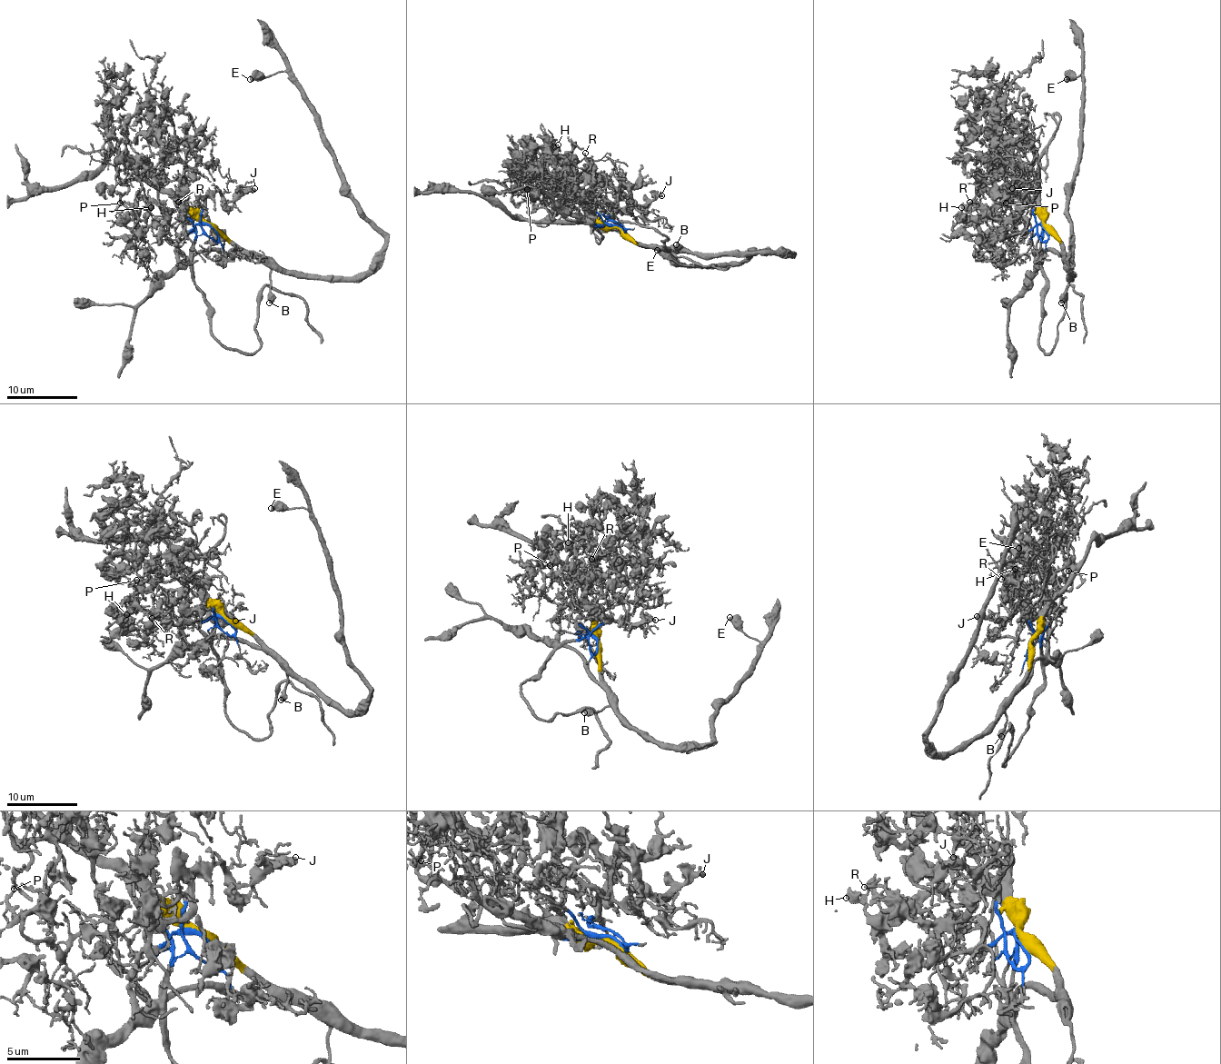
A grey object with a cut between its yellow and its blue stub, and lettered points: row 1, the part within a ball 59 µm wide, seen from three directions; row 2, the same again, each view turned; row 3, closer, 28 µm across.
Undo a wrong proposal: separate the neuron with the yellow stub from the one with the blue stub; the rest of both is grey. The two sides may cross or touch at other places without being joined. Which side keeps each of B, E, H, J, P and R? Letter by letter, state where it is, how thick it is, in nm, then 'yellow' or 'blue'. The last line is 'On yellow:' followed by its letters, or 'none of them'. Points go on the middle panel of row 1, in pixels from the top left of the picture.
B: at (676, 244); 550 nm thick; yellow
E: at (657, 250); 600 nm thick; yellow
H: at (558, 144); 400 nm thick; blue
J: at (661, 195); 440 nm thick; blue
P: at (527, 189); 170 nm thick; blue
R: at (585, 153); 150 nm thick; blue
On yellow: B, E

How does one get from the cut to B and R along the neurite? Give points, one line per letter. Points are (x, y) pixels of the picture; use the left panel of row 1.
B: (211, 227), (232, 244), (253, 252), (271, 269), (269, 303)
R: (211, 227), (200, 223), (203, 206), (190, 212), (186, 218), (186, 210), (177, 203)

